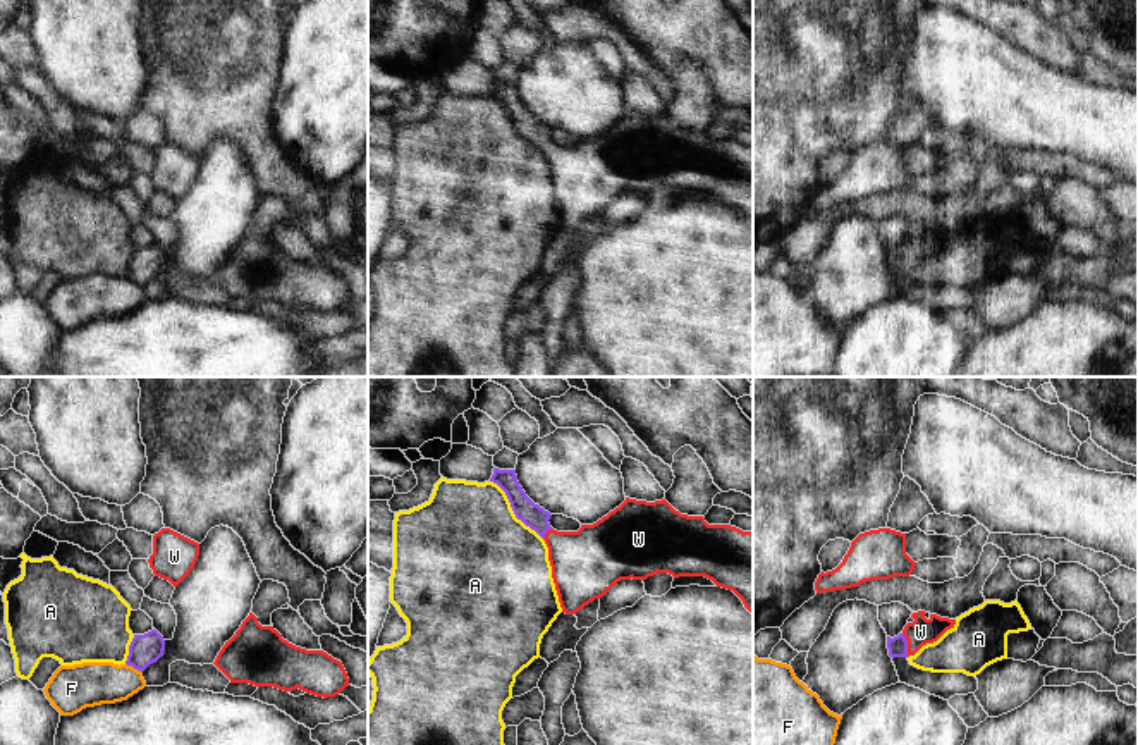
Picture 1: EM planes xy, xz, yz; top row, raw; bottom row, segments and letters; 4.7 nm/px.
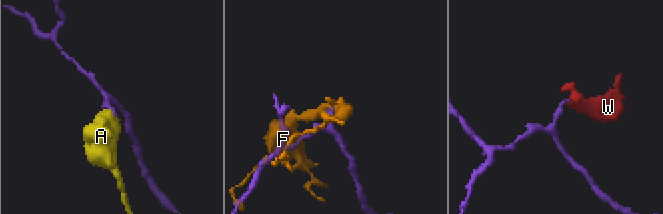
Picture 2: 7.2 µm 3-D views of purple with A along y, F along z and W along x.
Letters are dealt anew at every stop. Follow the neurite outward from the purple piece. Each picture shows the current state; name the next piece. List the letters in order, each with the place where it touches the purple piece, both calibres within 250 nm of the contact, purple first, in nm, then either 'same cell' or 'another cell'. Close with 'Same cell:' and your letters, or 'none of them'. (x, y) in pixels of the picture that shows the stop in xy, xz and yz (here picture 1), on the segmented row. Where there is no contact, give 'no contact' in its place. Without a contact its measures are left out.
A: meets purple in xz at (513, 510); 110 nm thick on the purple side, 500 nm on the other; another cell
F: meets purple in xy at (134, 668); 140 nm thick on the purple side, 200 nm on the other; another cell
W: meets purple in yz at (906, 644); 100 nm thick on the purple side, 120 nm on the other; same cell
Same cell: W

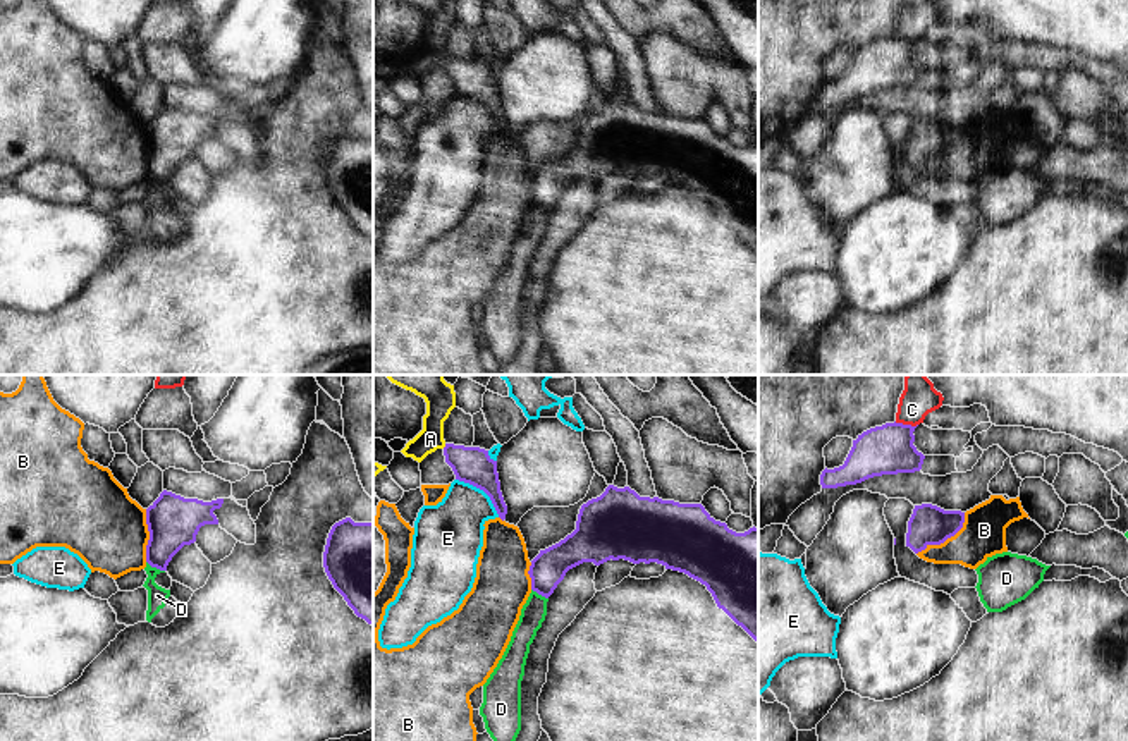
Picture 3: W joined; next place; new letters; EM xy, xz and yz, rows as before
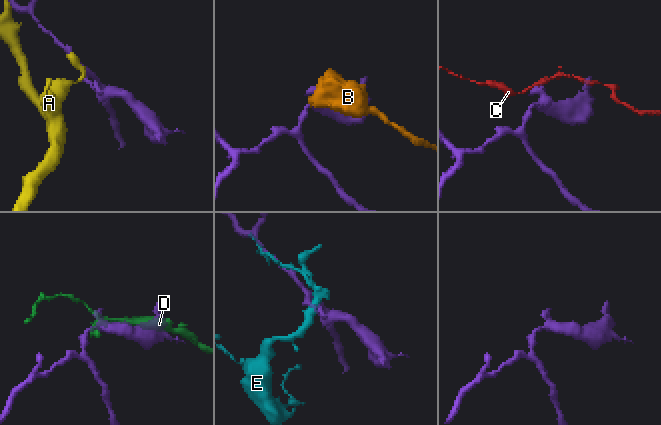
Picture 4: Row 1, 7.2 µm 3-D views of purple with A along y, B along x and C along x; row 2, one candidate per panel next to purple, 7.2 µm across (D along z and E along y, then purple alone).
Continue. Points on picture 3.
A: meets purple in xz at (446, 446); 180 nm thick on the purple side, 140 nm on the other; another cell
B: meets purple in yz at (946, 538); 190 nm thick on the purple side, 200 nm on the other; another cell
C: meets purple in yz at (907, 425); 240 nm thick on the purple side, 160 nm on the other; another cell
D: meets purple in xy at (155, 566); 240 nm thick on the purple side, 90 nm on the other; another cell
E: meets purple in xz at (482, 489); 180 nm thick on the purple side, 300 nm on the other; another cell
Same cell: none of them

